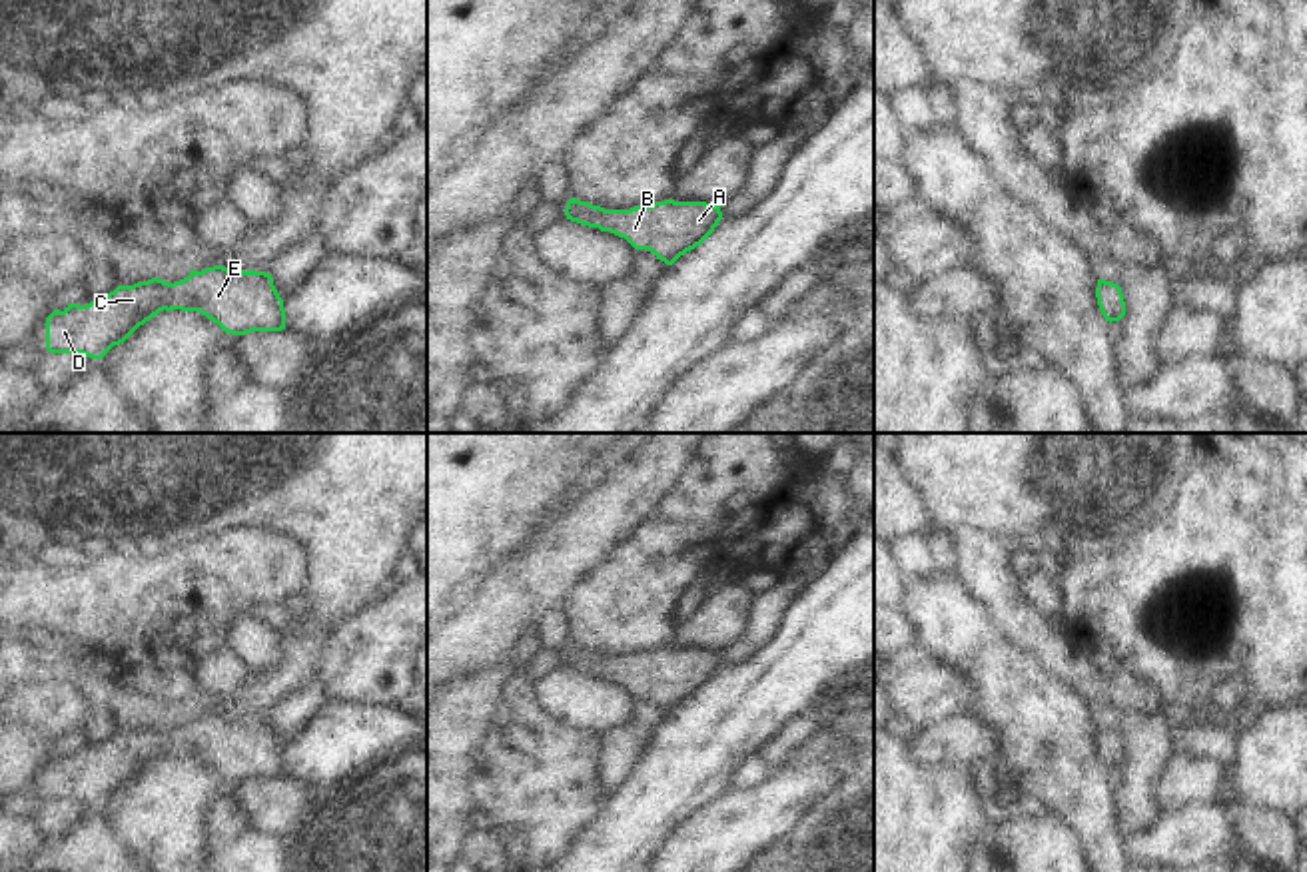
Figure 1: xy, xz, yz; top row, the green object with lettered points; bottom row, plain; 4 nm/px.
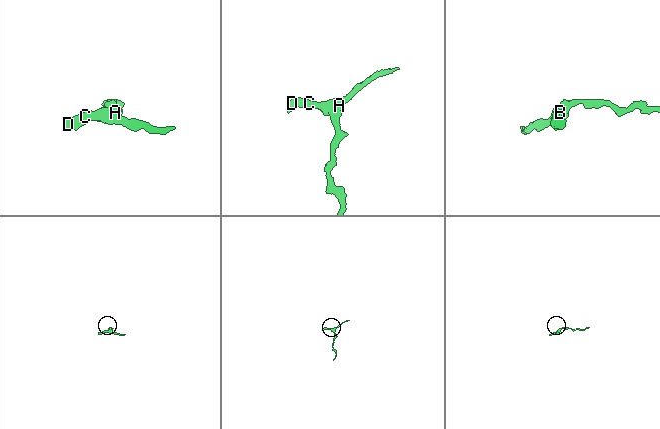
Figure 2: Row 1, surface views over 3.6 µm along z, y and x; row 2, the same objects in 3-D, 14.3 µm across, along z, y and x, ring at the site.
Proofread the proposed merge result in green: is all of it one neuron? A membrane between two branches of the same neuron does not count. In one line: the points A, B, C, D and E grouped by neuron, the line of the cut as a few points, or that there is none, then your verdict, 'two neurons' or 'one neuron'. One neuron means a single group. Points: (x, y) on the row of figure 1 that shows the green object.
A B C D E | no cut | one neuron

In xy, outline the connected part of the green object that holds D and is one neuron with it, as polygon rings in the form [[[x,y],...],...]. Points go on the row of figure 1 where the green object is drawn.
[[[214,265],[192,269],[174,283],[152,277],[118,285],[86,305],[68,303],[64,311],[54,309],[44,323],[46,349],[102,359],[164,309],[200,311],[231,335],[285,329],[283,299],[271,273]]]

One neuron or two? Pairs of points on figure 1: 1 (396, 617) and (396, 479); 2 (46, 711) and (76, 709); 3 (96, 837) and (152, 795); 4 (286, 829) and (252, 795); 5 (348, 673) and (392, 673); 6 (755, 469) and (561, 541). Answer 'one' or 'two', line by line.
1: two
2: one
3: two
4: one
5: one
6: two

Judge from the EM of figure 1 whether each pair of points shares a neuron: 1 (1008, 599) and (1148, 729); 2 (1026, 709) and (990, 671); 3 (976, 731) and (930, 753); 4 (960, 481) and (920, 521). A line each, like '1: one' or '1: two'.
1: two
2: one
3: one
4: two

